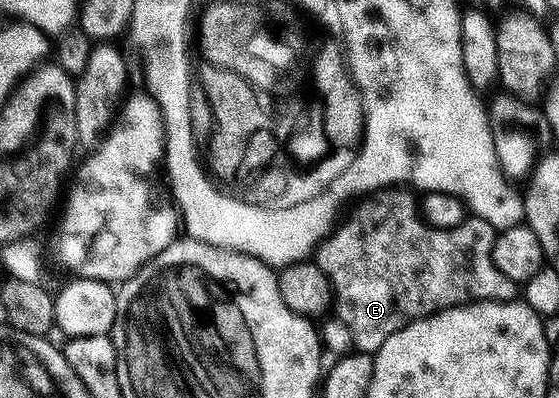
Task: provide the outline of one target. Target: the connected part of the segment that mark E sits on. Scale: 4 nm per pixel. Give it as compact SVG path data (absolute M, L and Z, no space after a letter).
M405 186L368 193L360 201L362 204L345 221L342 219L315 249L315 262L333 287L331 312L349 331L349 340L356 351L376 354L395 330L403 330L403 326L442 312L444 308L457 308L479 300L518 299L519 285L495 266L493 244L498 229L476 218L466 218L454 228L436 228L426 221L418 197L416 200L412 194Z

